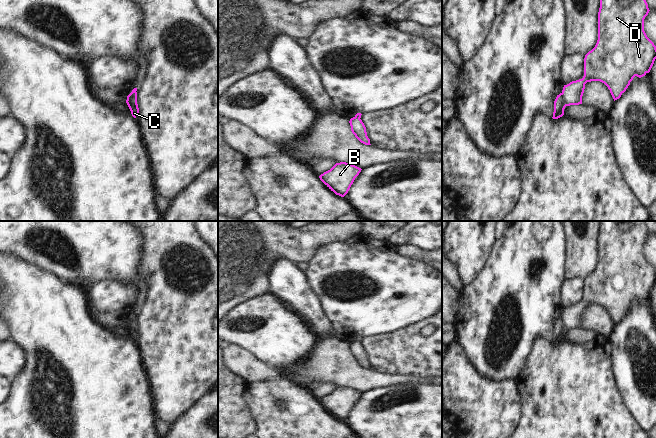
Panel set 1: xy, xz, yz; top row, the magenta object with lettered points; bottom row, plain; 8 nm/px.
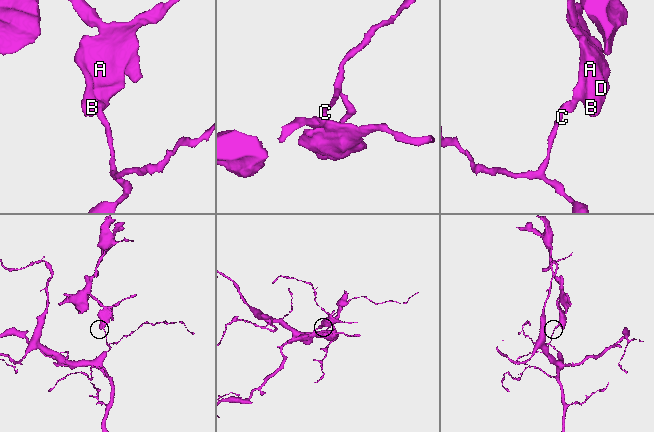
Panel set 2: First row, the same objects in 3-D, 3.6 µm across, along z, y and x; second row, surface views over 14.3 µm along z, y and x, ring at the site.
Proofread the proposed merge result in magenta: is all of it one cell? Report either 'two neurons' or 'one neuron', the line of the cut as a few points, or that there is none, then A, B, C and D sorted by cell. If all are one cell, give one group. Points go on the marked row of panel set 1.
two neurons | yz (561, 93), (566, 105) | A B D / C

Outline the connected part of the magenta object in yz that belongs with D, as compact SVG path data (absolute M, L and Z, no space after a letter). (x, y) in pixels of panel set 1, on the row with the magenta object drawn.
M600 0L598 40L595 47L585 55L583 78L563 87L566 106L582 104L587 82L604 83L615 101L626 91L635 76L641 78L650 72L656 59L656 46L644 31L644 19L649 11L646 0Z

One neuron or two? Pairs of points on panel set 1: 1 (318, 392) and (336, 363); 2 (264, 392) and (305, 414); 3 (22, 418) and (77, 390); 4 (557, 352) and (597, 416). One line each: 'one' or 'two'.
1: two
2: one
3: one
4: one

